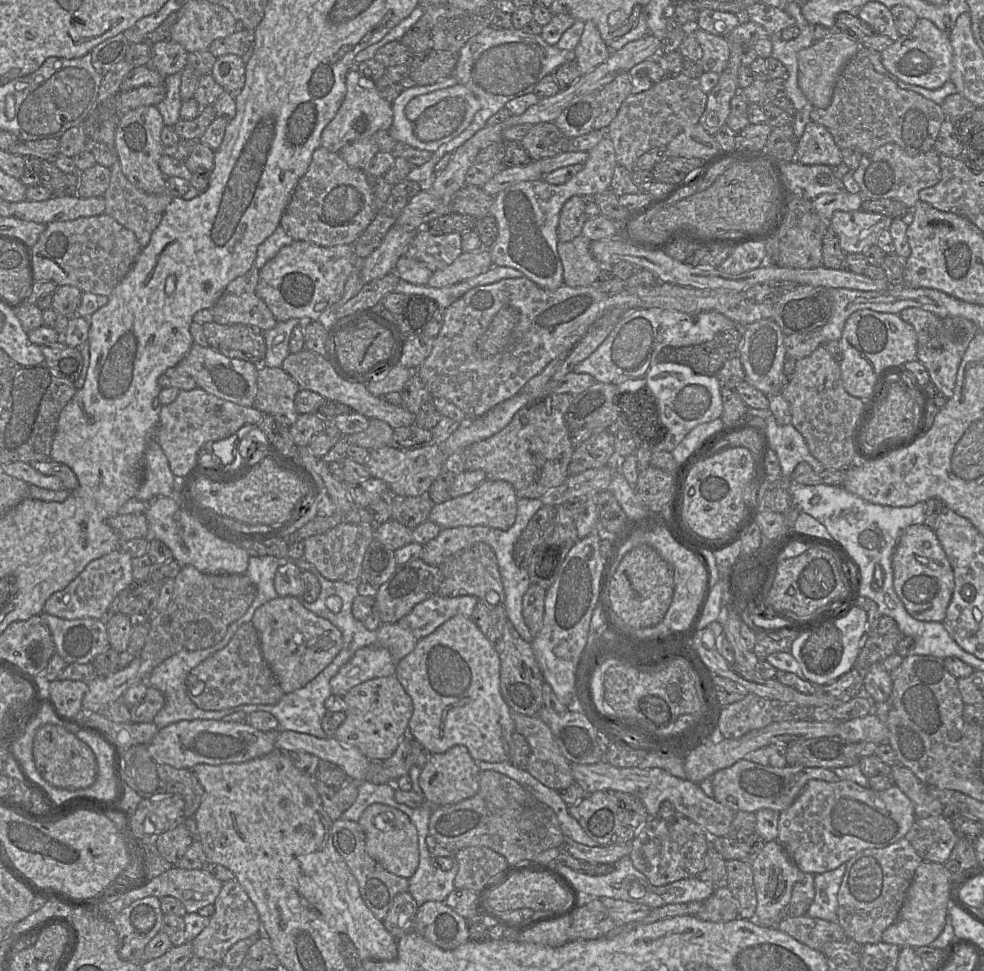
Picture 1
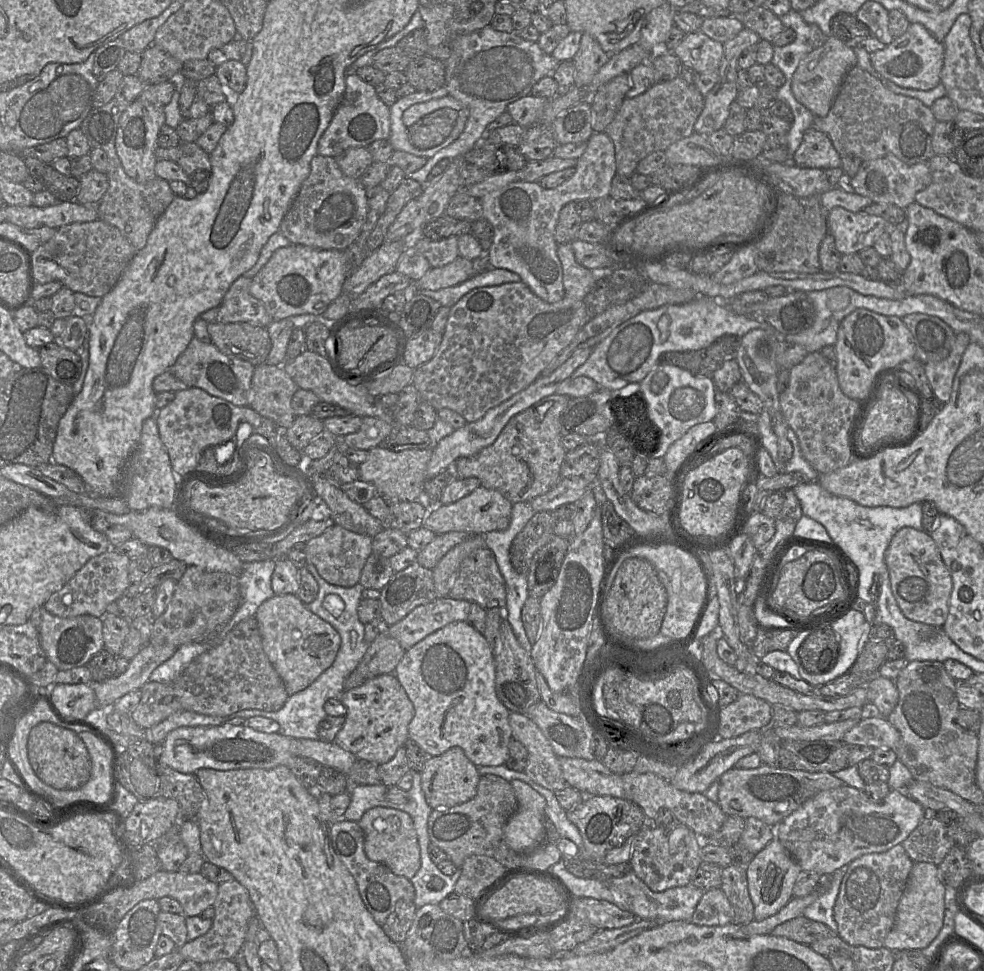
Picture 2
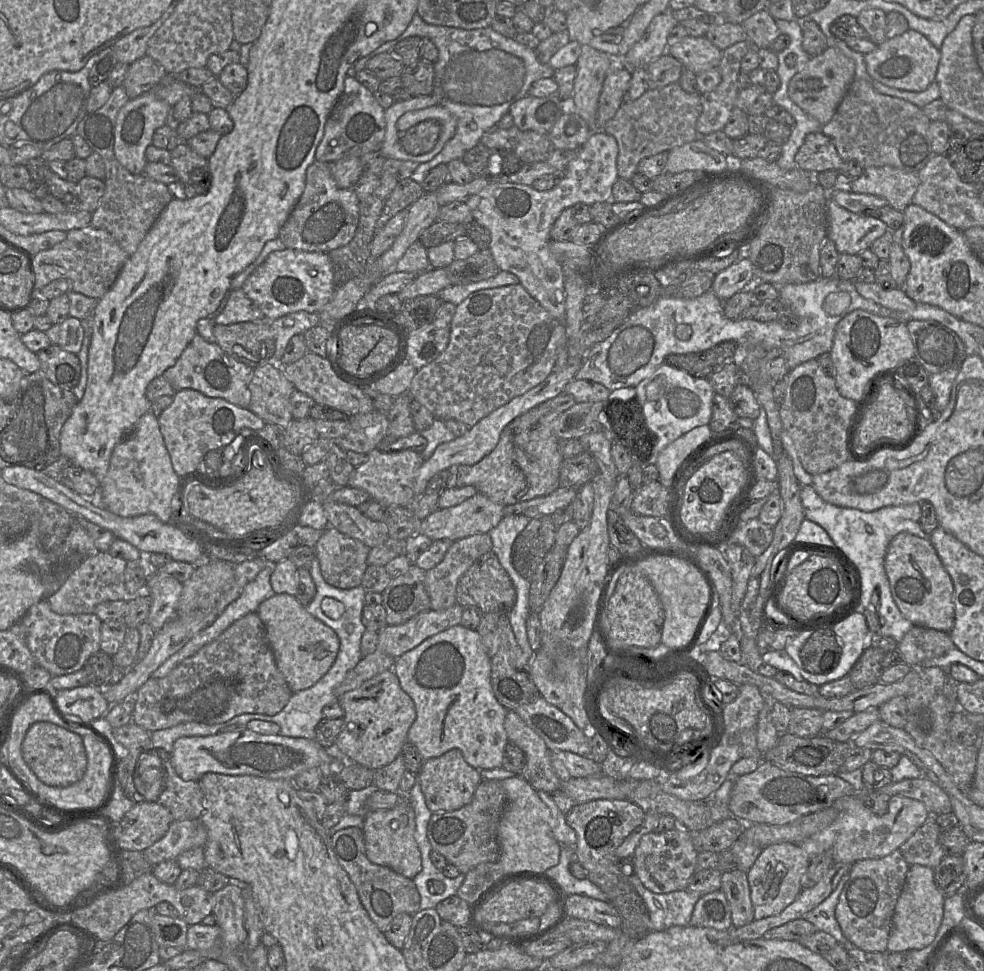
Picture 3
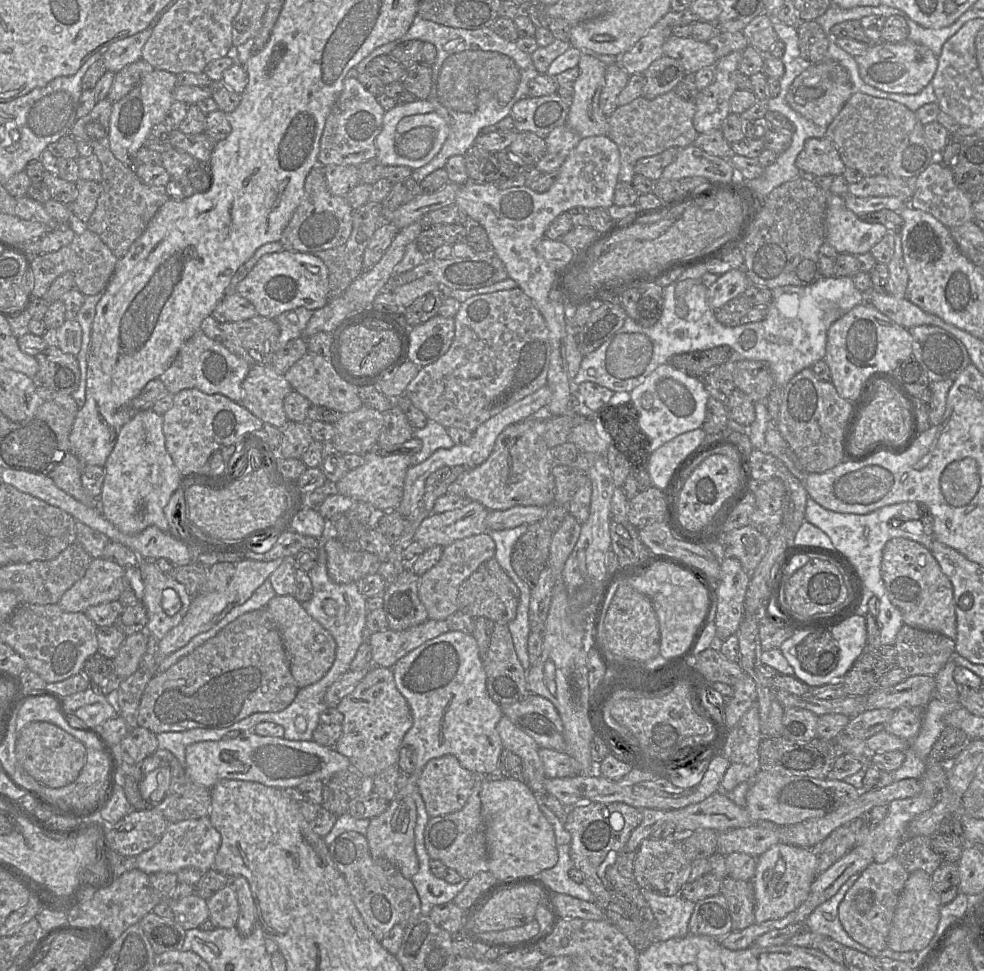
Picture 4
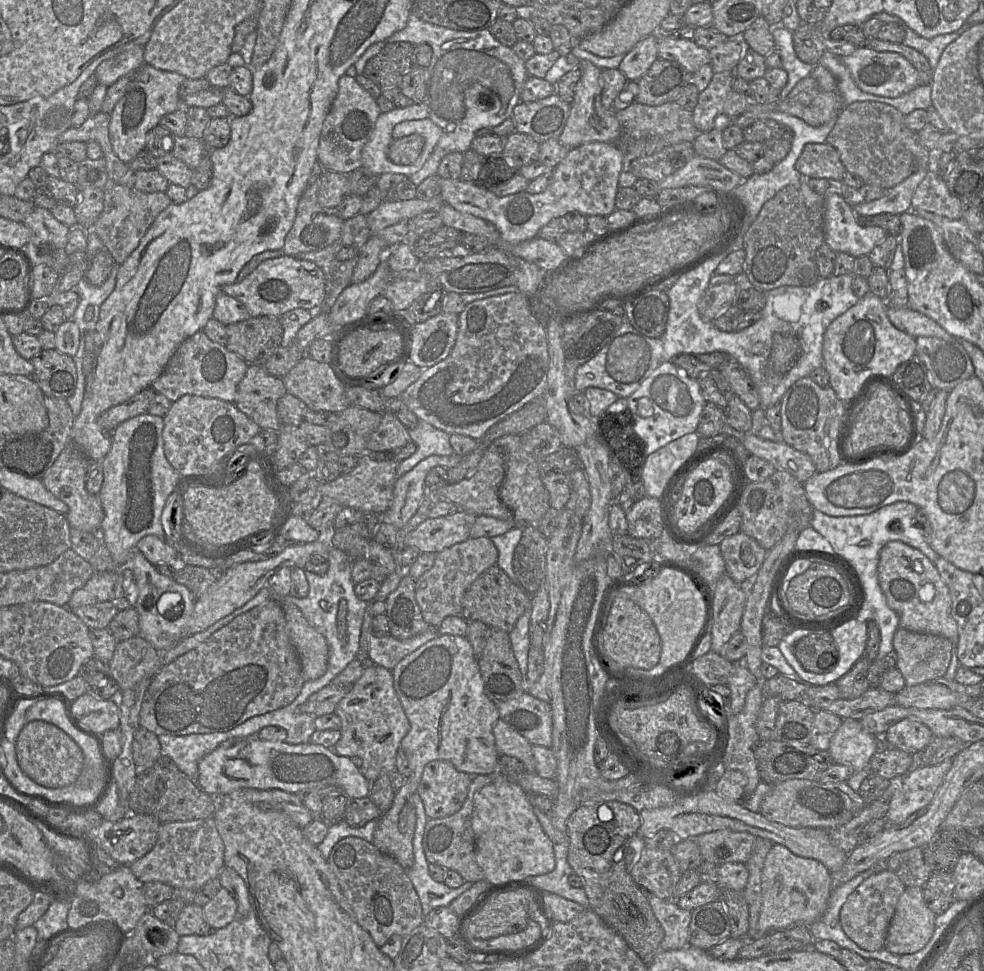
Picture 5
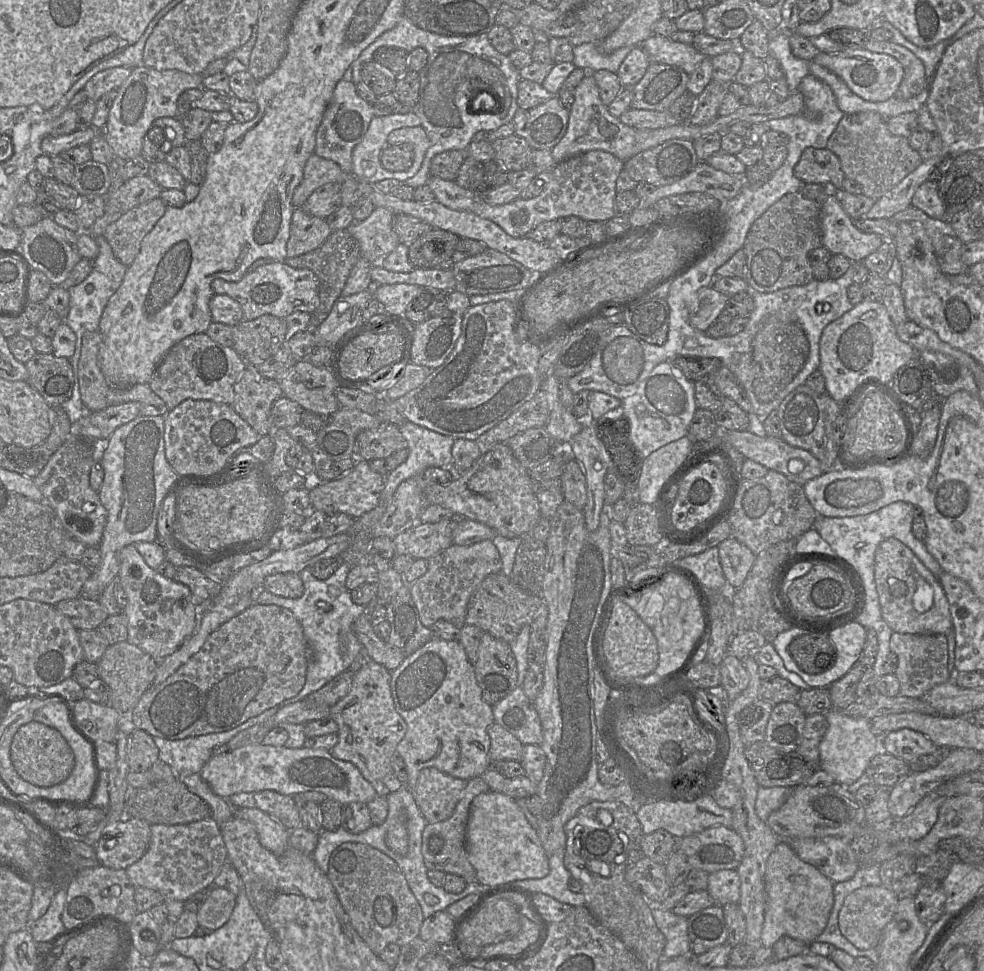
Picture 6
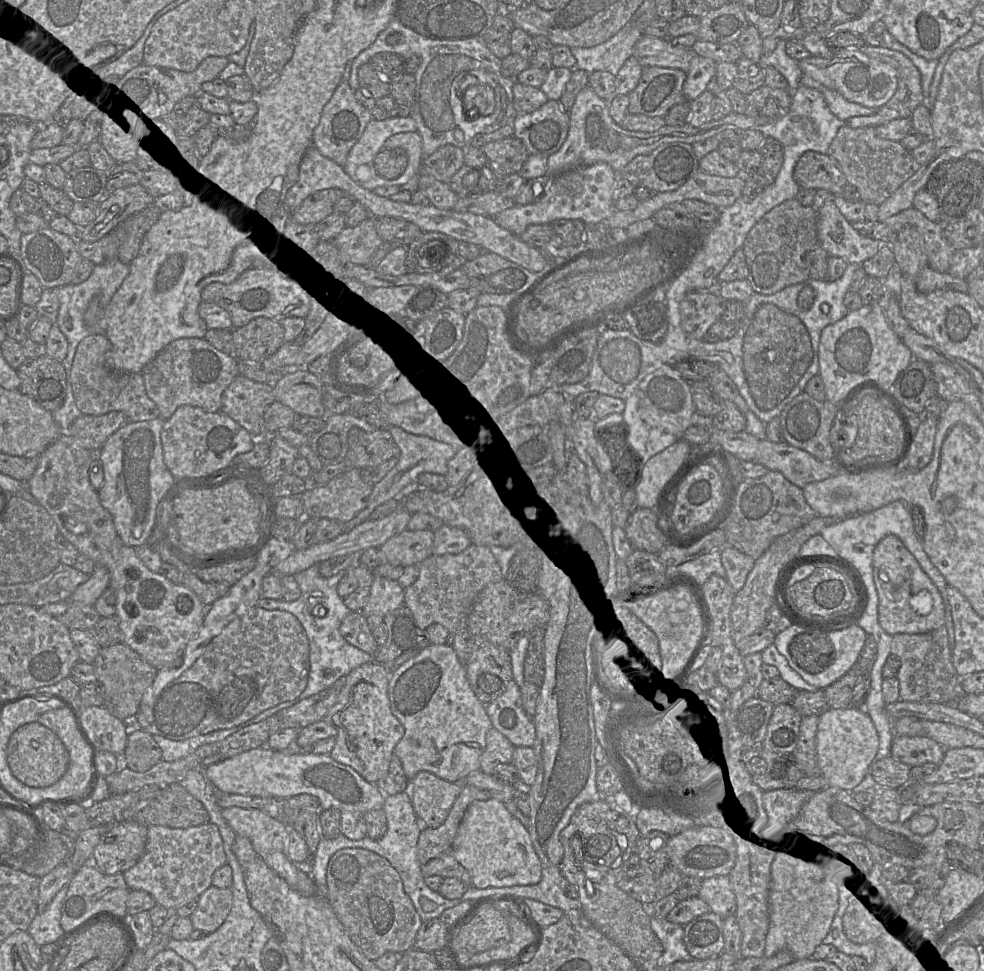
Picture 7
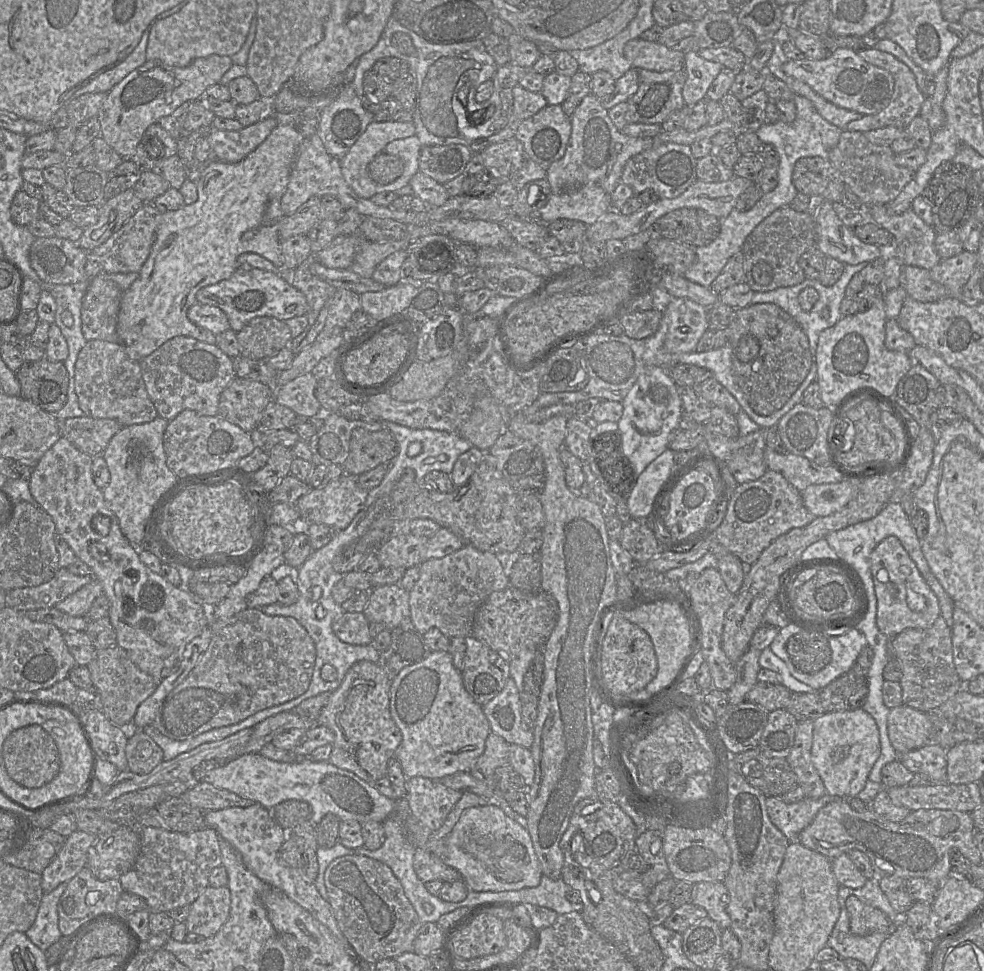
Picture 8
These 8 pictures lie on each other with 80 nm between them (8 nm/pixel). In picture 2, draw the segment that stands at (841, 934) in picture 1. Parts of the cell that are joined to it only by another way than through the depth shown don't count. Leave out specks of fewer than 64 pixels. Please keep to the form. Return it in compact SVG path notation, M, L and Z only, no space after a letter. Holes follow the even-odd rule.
M803 914L776 926L770 934L807 945L836 935L825 924L808 919Z

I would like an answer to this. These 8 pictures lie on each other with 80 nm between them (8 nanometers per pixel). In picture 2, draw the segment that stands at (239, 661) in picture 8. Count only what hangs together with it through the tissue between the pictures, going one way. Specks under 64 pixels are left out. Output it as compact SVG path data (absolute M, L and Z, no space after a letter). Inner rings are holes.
M255 616L239 622L221 644L196 657L173 682L148 681L140 690L141 700L130 716L145 730L180 711L211 716L230 716L245 709L275 712L289 697L283 680L263 650Z

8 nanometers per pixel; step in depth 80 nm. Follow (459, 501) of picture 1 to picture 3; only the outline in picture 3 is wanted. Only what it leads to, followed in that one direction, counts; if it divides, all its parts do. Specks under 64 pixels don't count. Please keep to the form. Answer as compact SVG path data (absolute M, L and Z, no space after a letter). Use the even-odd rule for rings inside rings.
M477 492L462 503L436 508L421 521L420 532L432 541L456 541L478 533L488 533L504 517L504 506Z

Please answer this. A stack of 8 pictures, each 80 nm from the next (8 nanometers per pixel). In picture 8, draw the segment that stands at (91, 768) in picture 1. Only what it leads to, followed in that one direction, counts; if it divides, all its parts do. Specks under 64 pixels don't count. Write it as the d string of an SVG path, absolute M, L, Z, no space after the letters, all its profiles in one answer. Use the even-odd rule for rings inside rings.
M28 725L11 732L2 748L4 765L9 776L27 788L37 788L50 782L59 772L59 752L53 738L41 725Z

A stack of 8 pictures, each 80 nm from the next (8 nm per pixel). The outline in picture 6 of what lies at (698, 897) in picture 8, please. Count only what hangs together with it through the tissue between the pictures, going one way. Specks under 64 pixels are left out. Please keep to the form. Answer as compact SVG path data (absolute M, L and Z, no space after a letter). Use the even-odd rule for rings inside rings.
M724 869L712 872L708 876L706 890L715 904L739 903L741 881L736 869Z

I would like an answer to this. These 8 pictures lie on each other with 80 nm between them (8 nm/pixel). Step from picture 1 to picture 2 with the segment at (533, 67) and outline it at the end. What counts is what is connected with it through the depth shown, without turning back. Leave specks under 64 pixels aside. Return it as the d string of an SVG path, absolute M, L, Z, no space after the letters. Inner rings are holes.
M489 25L468 34L455 36L450 42L450 56L444 63L445 87L447 88L448 95L467 107L469 116L463 132L454 142L429 158L422 168L407 176L420 184L427 180L431 169L442 159L454 159L465 156L467 152L484 138L487 133L487 125L506 111L508 104L530 95L533 86L541 78L548 75L552 76L560 62L551 54L543 52L537 42L523 39L516 31L511 33L501 32Z

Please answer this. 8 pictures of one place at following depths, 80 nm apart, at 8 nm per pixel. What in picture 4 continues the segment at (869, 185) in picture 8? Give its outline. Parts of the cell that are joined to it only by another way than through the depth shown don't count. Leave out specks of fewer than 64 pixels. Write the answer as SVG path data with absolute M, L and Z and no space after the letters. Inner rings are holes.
M861 92L851 95L827 127L825 137L834 143L844 165L858 170L864 177L885 175L896 178L916 178L933 163L935 153L927 144L924 125L920 123L915 112L894 100L874 97Z

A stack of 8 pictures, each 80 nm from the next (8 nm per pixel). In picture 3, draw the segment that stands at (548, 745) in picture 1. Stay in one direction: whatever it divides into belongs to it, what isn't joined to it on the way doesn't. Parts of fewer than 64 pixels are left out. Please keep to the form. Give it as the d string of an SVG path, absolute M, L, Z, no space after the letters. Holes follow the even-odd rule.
M508 711L504 720L504 728L505 731L507 733L507 737L508 737L508 742L513 743L514 745L516 745L517 747L519 747L523 753L525 754L525 758L526 758L526 765L524 767L524 769L522 770L522 775L517 775L517 776L522 776L535 790L541 790L544 791L548 794L550 794L551 792L554 792L556 790L558 790L560 788L560 783L561 780L559 779L559 777L557 776L557 774L555 773L551 762L550 762L550 757L549 757L549 749L547 748L545 742L543 741L543 739L534 731L532 730L529 726L527 726L525 724L525 722L517 715L517 713L515 711Z

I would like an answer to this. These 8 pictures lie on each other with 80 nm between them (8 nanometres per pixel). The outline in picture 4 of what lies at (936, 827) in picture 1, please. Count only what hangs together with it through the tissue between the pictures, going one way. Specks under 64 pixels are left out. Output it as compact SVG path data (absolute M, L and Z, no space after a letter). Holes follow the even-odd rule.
M916 836L906 839L897 848L895 857L909 874L923 870L932 875L942 863L941 858L931 849L930 841L931 837Z

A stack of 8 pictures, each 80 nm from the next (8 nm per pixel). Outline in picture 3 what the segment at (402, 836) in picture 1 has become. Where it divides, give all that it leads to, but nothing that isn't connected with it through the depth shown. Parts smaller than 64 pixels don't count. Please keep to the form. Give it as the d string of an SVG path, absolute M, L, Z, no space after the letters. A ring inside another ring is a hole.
M401 794L401 799L392 809L368 812L362 827L367 858L375 864L388 866L395 872L413 879L422 868L415 829L414 810L406 801L405 795Z

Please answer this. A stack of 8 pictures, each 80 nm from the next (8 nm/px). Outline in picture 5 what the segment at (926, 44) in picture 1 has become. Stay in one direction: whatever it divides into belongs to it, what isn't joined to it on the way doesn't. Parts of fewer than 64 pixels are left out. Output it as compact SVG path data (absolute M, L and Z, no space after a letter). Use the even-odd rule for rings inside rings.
M869 47L857 48L851 55L841 59L856 86L869 94L896 98L921 85L919 72L906 58L895 52L877 52Z

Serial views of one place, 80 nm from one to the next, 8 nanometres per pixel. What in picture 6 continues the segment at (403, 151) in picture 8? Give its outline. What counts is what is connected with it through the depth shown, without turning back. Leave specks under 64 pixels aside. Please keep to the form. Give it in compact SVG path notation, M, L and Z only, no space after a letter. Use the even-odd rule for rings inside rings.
M419 125L415 127L396 129L388 135L387 145L400 143L410 143L414 148L414 159L410 168L405 171L396 172L396 174L393 174L393 179L404 183L420 170L430 142L425 130L421 125Z

